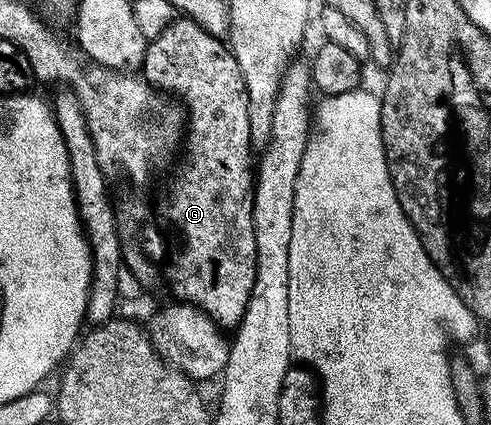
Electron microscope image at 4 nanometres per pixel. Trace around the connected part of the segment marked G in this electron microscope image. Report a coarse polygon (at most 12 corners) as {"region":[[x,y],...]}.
{"region":[[175,19],[143,76],[187,110],[163,281],[237,327],[256,281],[248,91]]}

